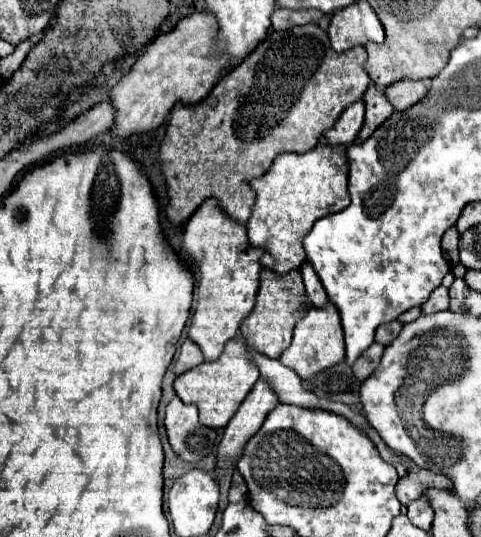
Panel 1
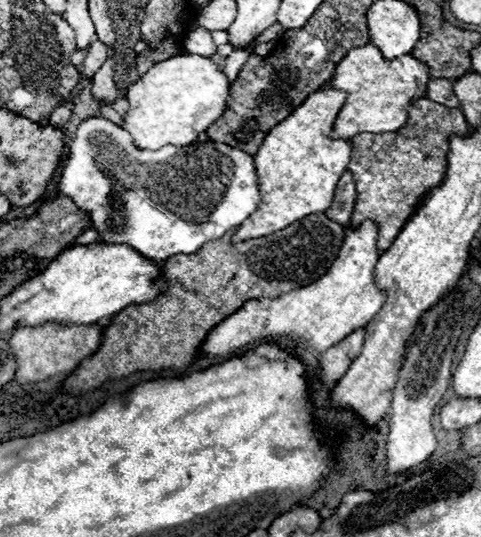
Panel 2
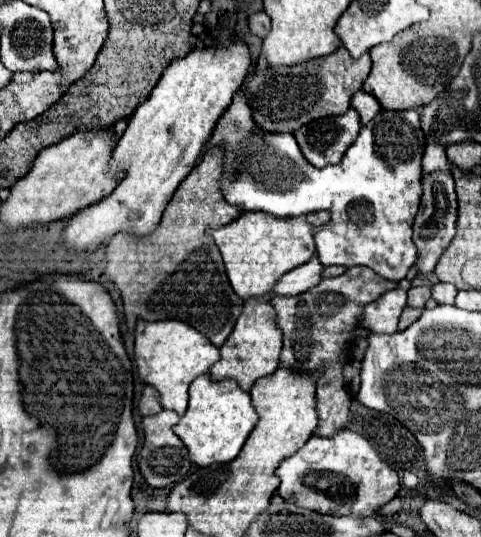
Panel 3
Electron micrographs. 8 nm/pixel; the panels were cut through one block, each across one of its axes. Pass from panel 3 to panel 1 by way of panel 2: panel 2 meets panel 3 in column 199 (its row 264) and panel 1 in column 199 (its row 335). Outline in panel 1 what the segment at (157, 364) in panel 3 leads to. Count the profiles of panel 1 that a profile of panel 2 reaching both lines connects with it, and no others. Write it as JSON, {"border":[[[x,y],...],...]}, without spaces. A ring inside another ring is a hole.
{"border":[[[206,200],[192,214],[182,242],[180,254],[196,270],[194,276],[198,286],[198,304],[188,328],[188,338],[198,344],[204,360],[212,362],[220,356],[224,344],[236,336],[240,322],[254,308],[260,284],[262,266],[258,260],[262,250],[256,250],[248,244],[246,226],[230,220],[214,200]]]}

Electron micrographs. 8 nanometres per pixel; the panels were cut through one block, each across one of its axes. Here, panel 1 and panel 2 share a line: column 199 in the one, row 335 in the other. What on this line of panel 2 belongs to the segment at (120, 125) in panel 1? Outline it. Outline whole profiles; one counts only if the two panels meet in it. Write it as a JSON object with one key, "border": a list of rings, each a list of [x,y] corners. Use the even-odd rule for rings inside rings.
{"border":[[[46,322],[32,328],[16,328],[8,340],[8,344],[12,346],[14,358],[18,358],[16,380],[20,384],[28,384],[28,382],[46,380],[60,372],[72,372],[84,358],[88,358],[98,350],[102,330],[104,328],[100,324],[64,326],[58,322]]]}

